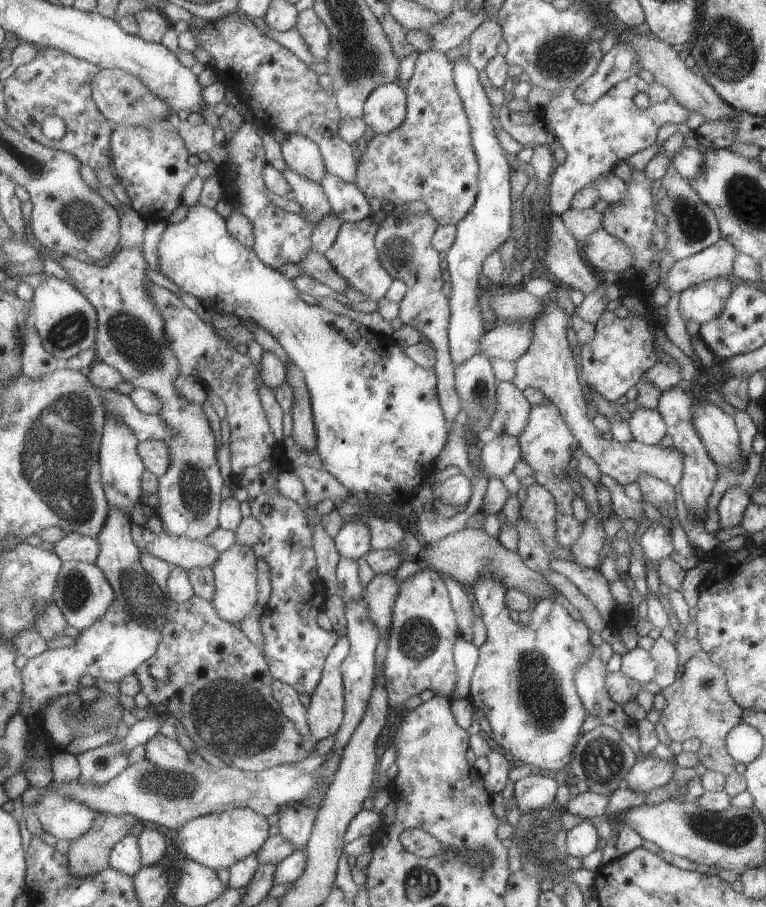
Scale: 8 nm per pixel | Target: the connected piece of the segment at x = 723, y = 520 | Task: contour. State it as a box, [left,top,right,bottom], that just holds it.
[717,486,750,529]

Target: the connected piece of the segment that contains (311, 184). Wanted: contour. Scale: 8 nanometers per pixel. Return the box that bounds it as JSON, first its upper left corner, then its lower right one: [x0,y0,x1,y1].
[284,167,334,224]

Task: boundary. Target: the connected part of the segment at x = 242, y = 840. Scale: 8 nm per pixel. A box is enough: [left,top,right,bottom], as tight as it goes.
[177,808,272,870]

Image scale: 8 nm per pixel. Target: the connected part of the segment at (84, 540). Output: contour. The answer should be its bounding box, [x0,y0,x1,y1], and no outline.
[55,533,101,564]

